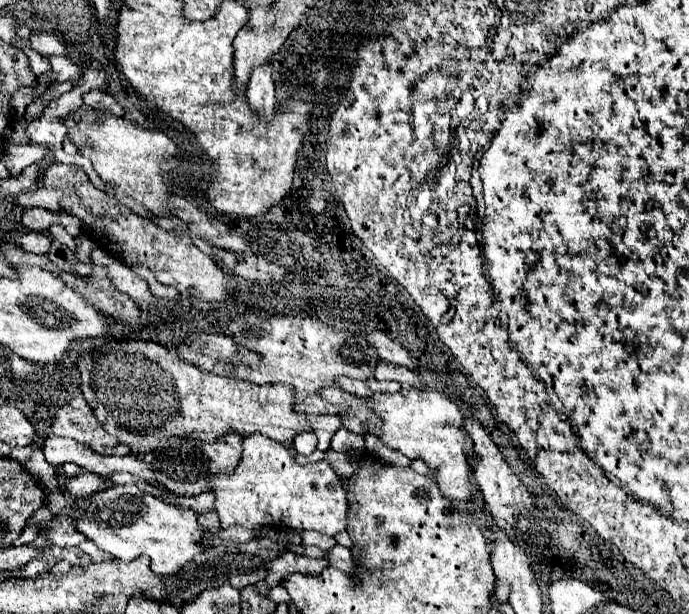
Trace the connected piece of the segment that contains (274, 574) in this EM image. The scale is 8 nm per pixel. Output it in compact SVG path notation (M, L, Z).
M280 549L280 555L268 565L264 583L266 583L266 587L274 587L276 579L284 579L286 575L292 575L292 573L316 575L328 565L330 563L324 559L310 559L306 555L298 555L298 553L288 551L288 549Z

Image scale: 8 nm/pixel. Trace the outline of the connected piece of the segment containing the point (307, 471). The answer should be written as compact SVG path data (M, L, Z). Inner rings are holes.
M252 433L242 439L242 457L232 475L214 475L210 479L210 493L214 493L214 511L218 513L220 527L234 525L260 529L314 529L326 535L336 535L346 529L346 491L340 477L326 461L298 465L290 451L262 433Z

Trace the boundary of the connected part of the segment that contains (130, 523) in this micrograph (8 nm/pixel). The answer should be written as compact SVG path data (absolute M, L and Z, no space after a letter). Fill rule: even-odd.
M112 485L82 499L76 499L68 491L60 489L46 501L46 507L54 517L62 513L70 517L76 523L76 529L86 535L86 539L116 559L130 561L146 553L152 561L150 569L156 575L178 573L198 553L204 553L204 547L198 543L202 533L198 529L196 511L166 505L160 499L144 495L134 485Z

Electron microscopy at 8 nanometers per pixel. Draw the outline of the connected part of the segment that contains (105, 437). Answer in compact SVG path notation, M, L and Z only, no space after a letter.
M74 397L56 411L52 433L57 436L78 439L100 455L128 455L128 445L120 443L116 437L108 435L92 409L82 397Z

